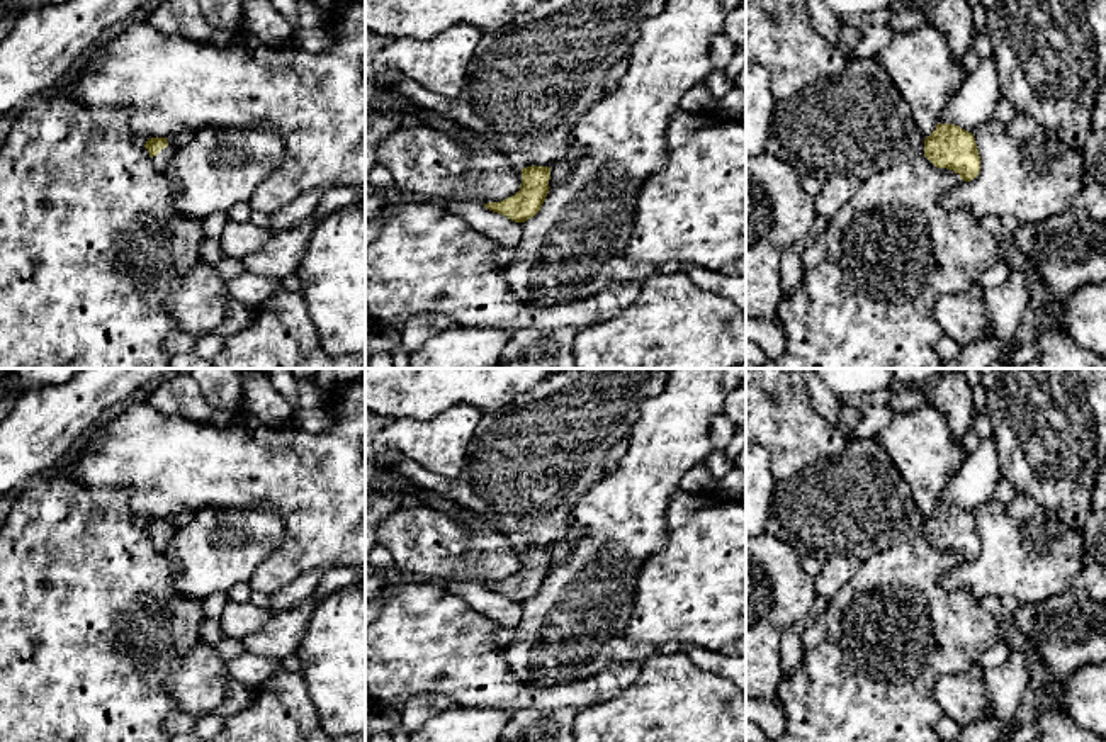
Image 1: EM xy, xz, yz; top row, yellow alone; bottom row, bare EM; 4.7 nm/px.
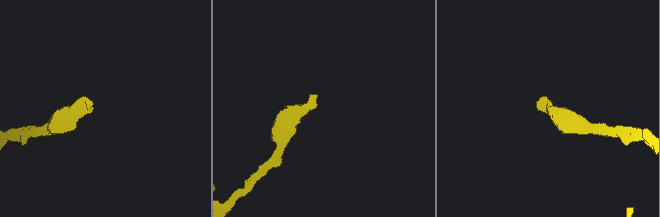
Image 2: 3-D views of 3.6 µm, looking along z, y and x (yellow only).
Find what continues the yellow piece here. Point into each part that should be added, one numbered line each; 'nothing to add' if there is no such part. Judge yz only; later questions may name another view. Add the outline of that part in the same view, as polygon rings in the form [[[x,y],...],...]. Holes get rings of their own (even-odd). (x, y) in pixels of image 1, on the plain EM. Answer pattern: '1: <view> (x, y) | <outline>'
1: yz (855, 505) | [[[855,438],[843,453],[775,482],[766,531],[800,555],[812,554],[821,562],[843,555],[856,569],[872,555],[914,540],[924,520],[882,445],[875,438]]]

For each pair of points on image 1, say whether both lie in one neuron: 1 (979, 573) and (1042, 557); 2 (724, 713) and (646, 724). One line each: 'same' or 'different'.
1: same
2: same

